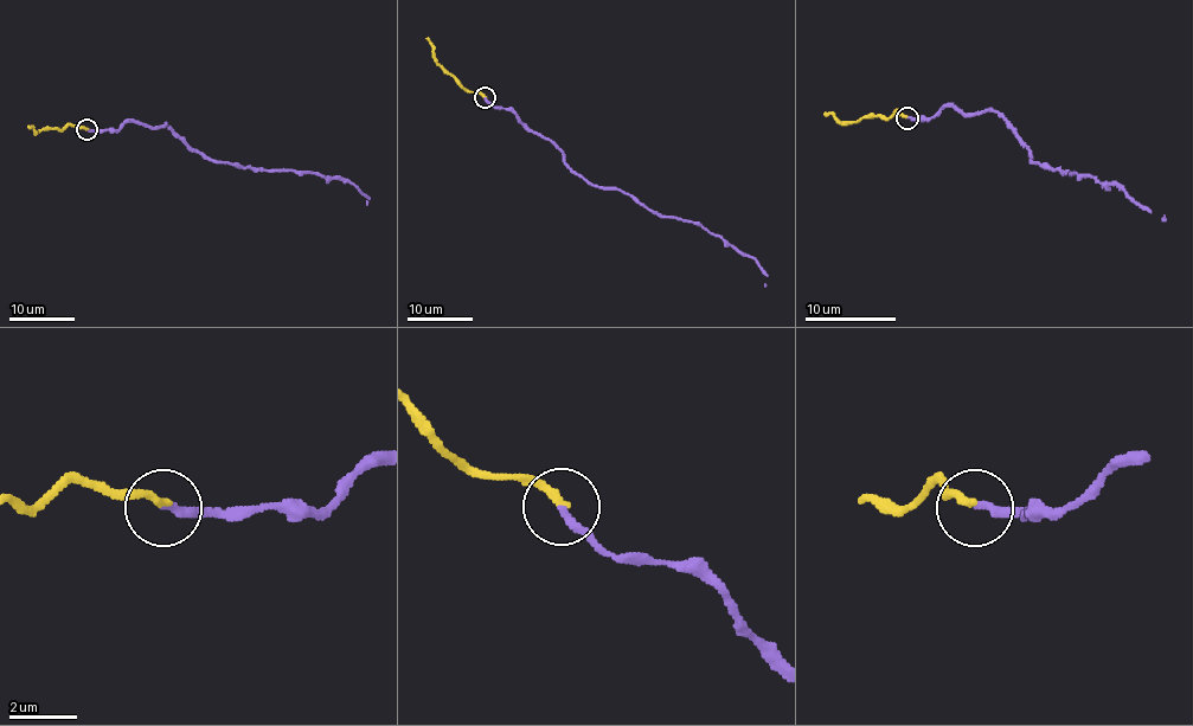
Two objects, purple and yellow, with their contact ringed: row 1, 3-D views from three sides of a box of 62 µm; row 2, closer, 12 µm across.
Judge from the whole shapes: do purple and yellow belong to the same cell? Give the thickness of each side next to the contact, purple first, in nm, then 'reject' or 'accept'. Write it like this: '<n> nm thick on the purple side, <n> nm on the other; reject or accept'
240 nm thick on the purple side, 240 nm on the other; accept

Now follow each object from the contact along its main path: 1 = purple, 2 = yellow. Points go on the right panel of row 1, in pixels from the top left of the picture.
1: (906, 119), (931, 119), (942, 107), (964, 114), (996, 111), (1026, 143), (1032, 161), (1116, 184), (1166, 220)
2: (906, 119), (897, 111), (887, 119), (863, 116), (857, 121), (838, 121), (825, 111)

